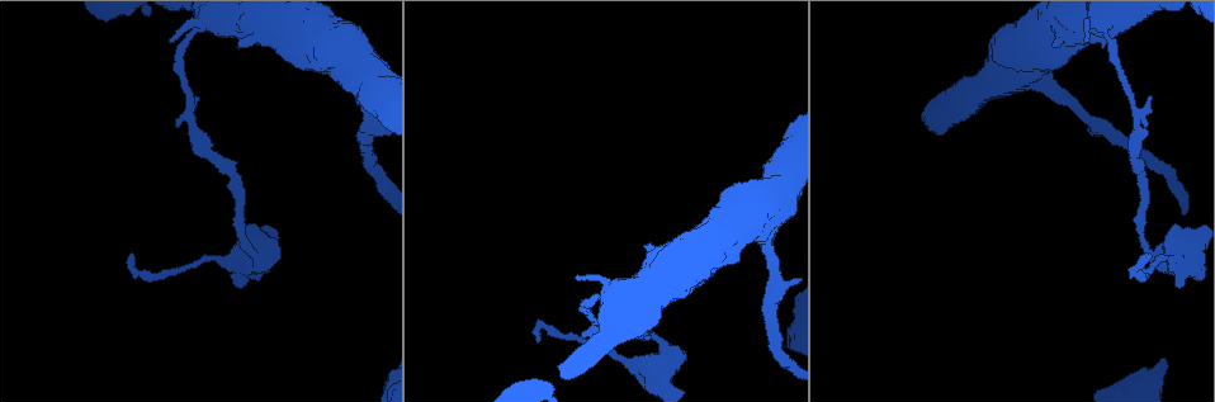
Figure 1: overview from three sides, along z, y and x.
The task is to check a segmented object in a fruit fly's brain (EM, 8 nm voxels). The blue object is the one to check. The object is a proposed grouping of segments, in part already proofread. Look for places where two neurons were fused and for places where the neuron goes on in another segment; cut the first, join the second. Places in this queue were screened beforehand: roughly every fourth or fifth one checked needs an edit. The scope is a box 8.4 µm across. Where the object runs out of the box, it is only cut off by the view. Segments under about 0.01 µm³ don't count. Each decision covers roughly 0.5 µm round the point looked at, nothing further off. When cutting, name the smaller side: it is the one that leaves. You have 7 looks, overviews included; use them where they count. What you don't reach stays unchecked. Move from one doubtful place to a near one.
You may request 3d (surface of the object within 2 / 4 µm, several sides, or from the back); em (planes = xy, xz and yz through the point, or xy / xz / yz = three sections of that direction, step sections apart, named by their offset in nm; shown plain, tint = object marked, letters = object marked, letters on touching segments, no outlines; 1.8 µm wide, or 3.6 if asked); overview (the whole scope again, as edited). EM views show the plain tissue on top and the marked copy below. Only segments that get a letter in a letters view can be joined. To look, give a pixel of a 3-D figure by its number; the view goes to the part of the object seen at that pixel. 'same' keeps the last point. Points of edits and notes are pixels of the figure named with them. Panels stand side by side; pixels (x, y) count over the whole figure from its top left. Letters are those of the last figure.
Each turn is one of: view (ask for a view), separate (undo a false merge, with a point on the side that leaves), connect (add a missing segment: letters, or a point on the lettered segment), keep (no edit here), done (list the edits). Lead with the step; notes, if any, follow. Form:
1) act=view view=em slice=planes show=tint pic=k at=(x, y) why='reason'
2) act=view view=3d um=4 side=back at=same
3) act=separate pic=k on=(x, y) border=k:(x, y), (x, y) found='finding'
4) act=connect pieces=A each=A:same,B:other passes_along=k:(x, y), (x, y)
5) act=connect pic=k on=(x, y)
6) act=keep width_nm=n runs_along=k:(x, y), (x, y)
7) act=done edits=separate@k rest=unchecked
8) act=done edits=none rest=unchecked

act=view view=em slice=xy step=4 show=tint pic=1 at=(1151, 257)

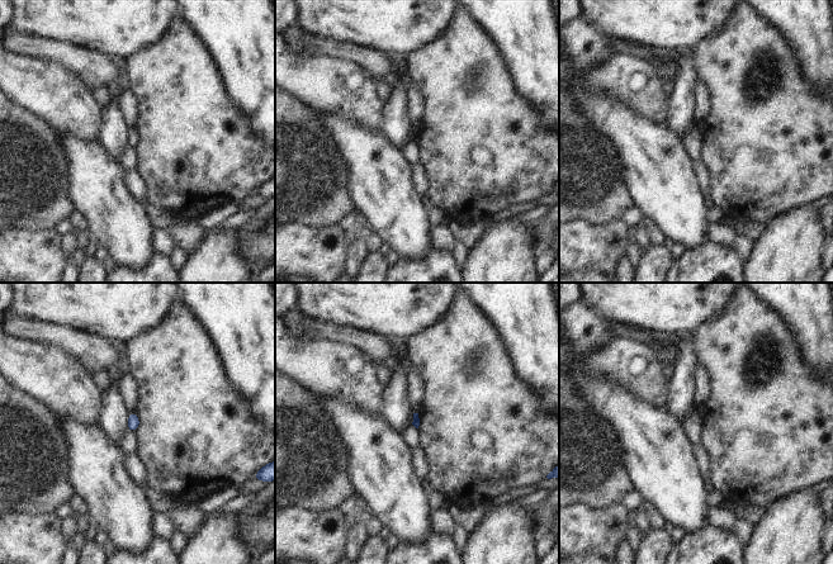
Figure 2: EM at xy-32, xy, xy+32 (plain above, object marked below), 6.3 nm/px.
act=view view=em slice=planes show=letters at=same

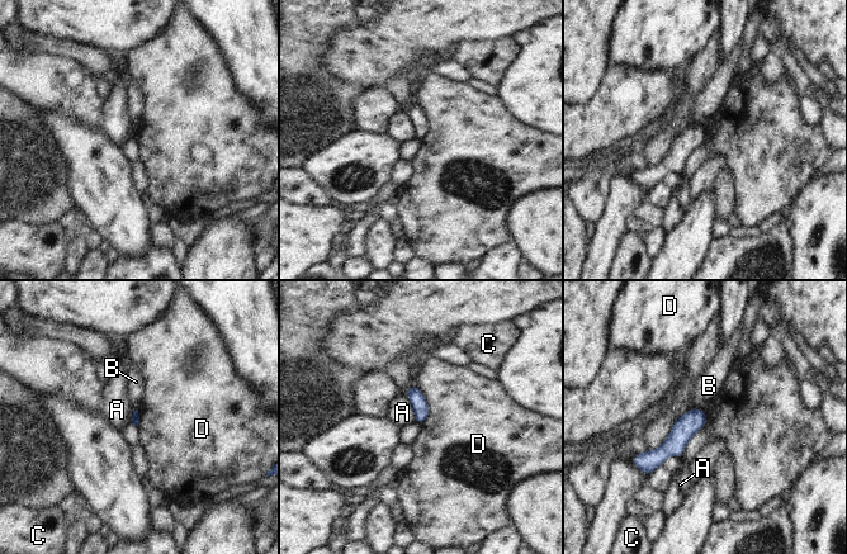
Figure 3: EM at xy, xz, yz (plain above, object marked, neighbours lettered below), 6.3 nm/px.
act=keep each=A:other,B:other,C:other,D:other found='no lettered segment goes on from it'

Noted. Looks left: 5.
act=view view=em slice=planes show=letters pic=1 at=(1150, 97) why='branch stops here'

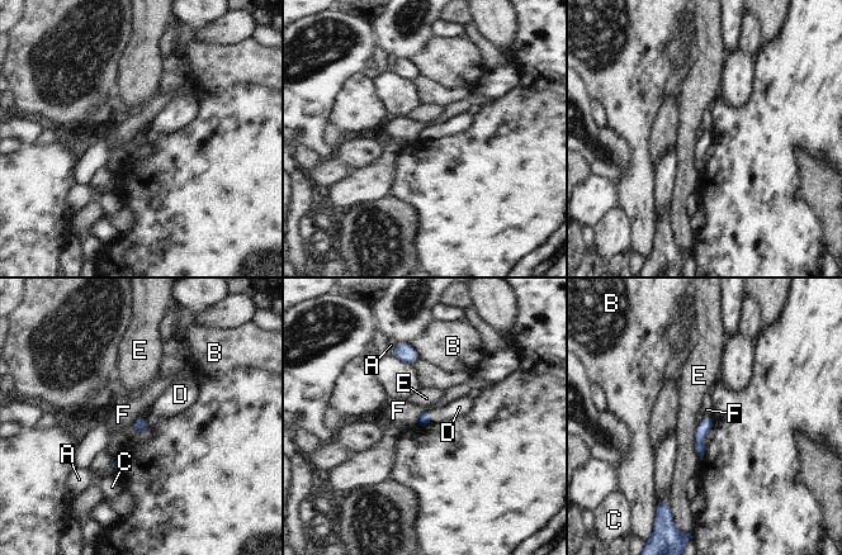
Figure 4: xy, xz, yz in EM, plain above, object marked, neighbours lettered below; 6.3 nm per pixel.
act=connect pieces=D longest_contact=E:240nm each=A:other,B:other,C:other,D:same,E:other,F:other found='it goes on there'

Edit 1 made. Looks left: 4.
act=view view=em um=3.6 slice=planes show=letters pic=1 at=(606, 295) why='sudden change in width'

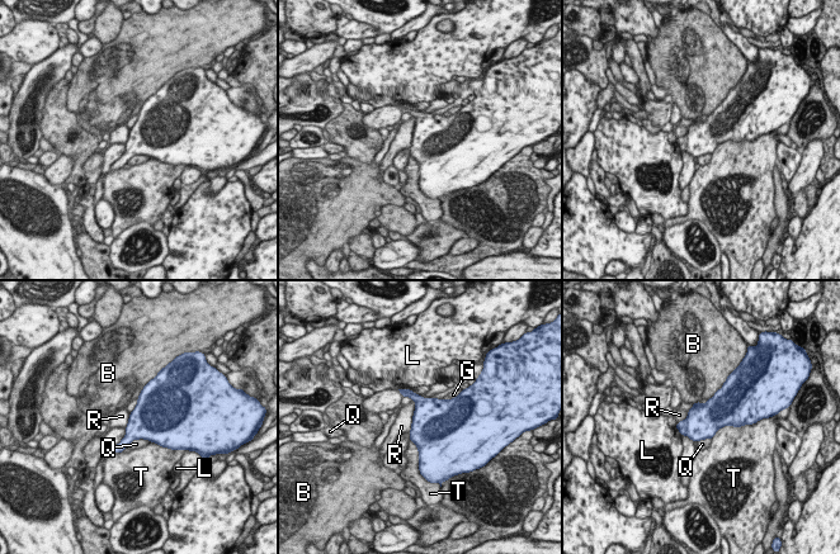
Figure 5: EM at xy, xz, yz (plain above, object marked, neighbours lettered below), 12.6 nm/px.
act=keep each=B:other,G:other,L:other,Q:other,R:other,T:other border=5:(414, 399), (415, 408), (409, 432) found='one neuron here'

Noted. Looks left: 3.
act=done edits=connect@4 rest=unchecked

